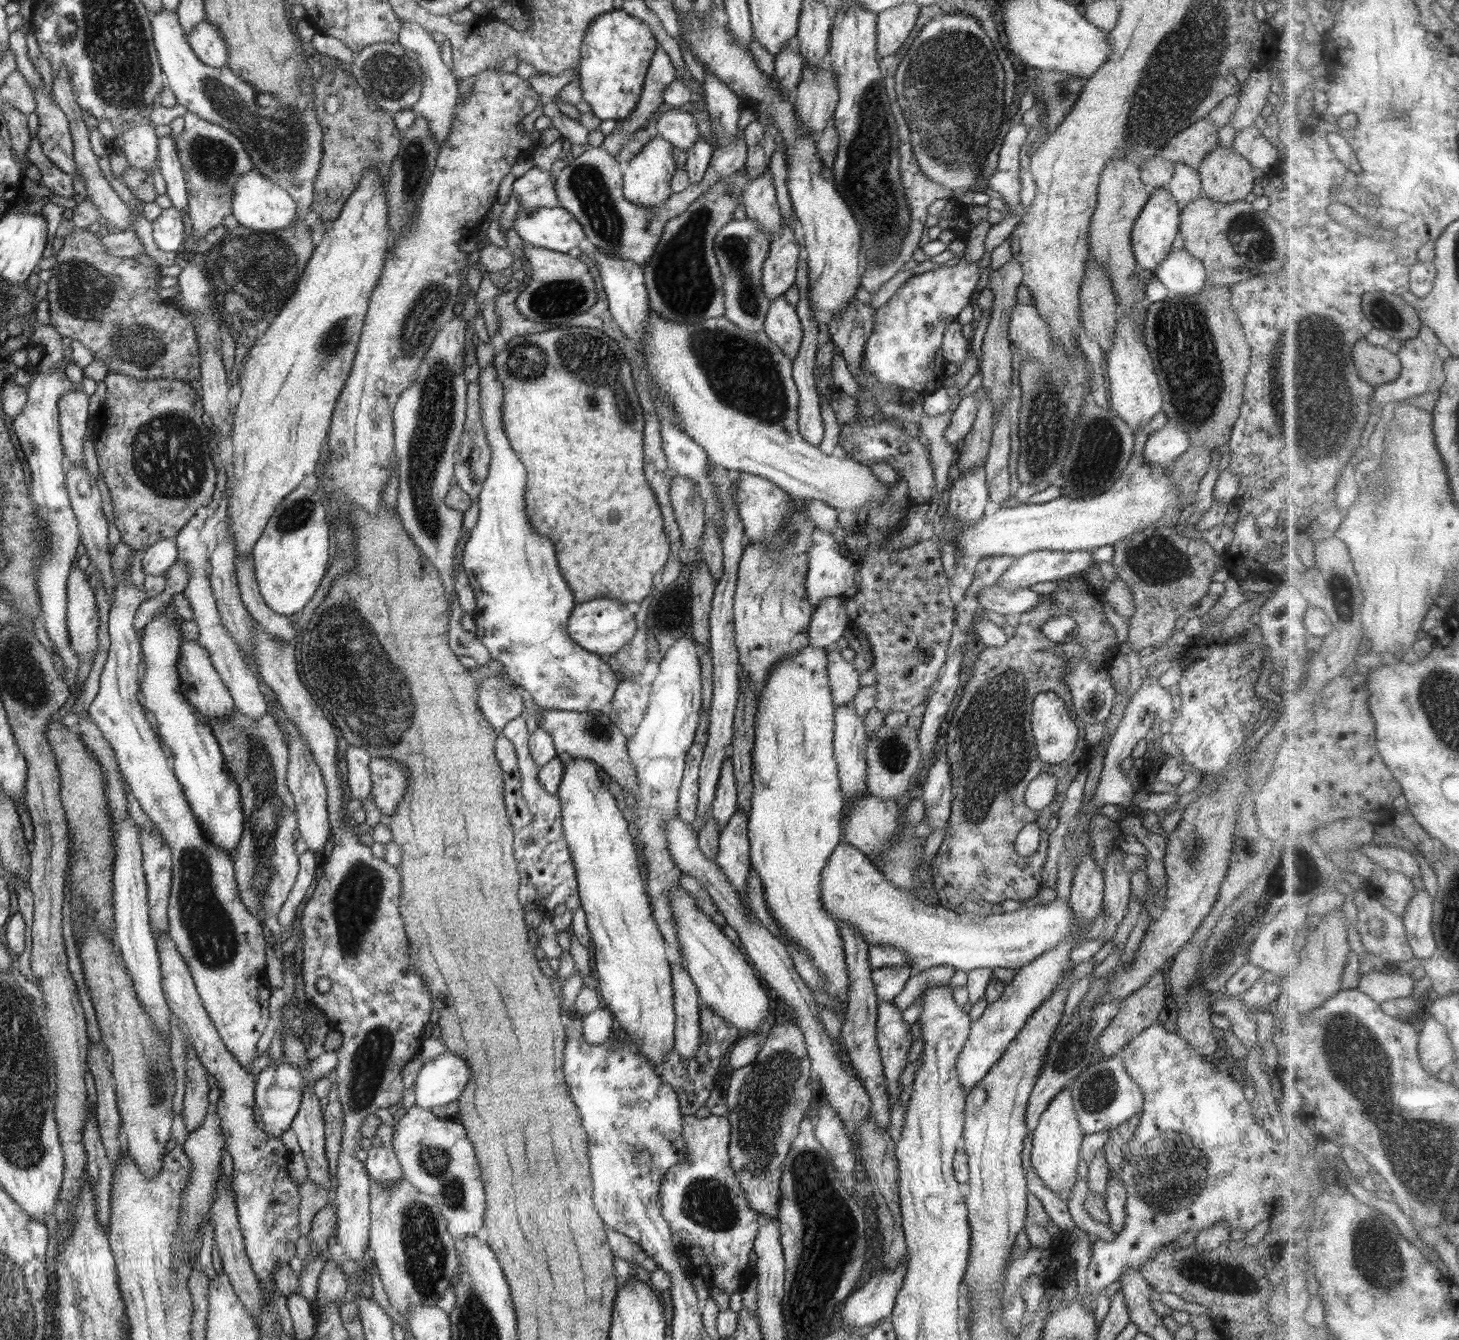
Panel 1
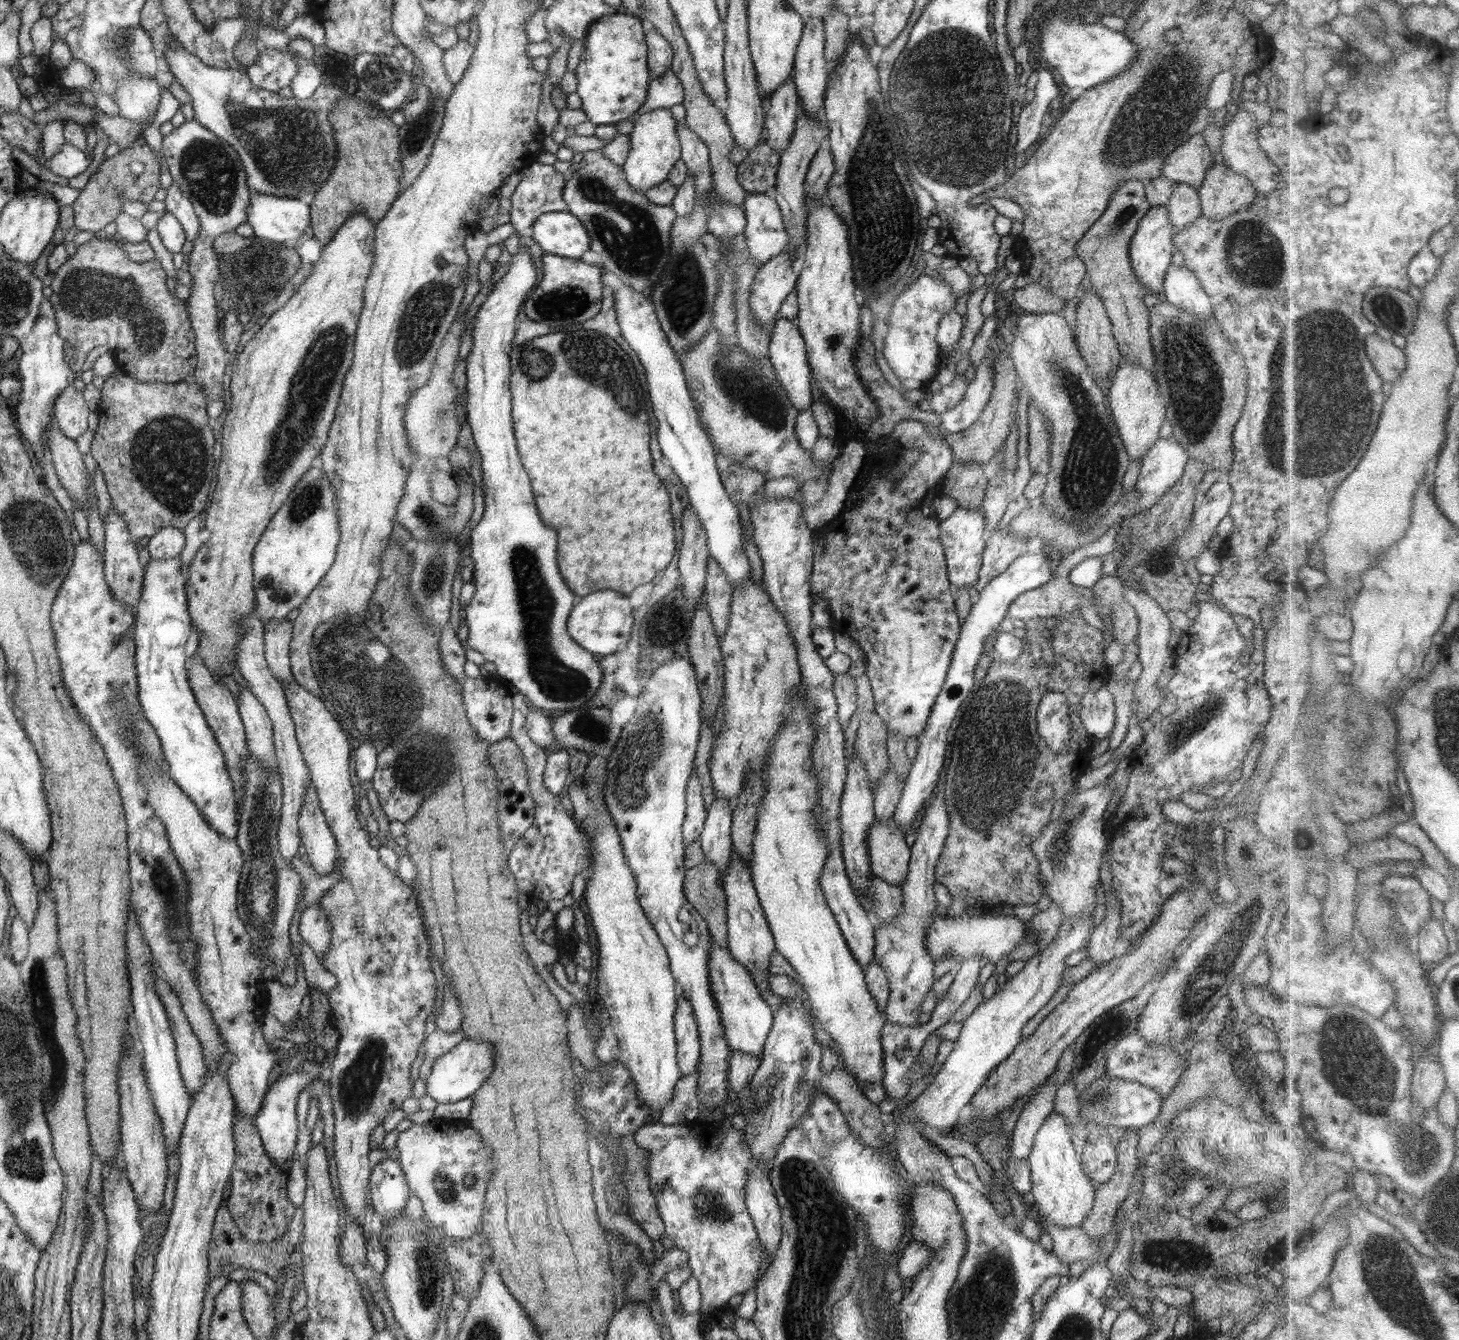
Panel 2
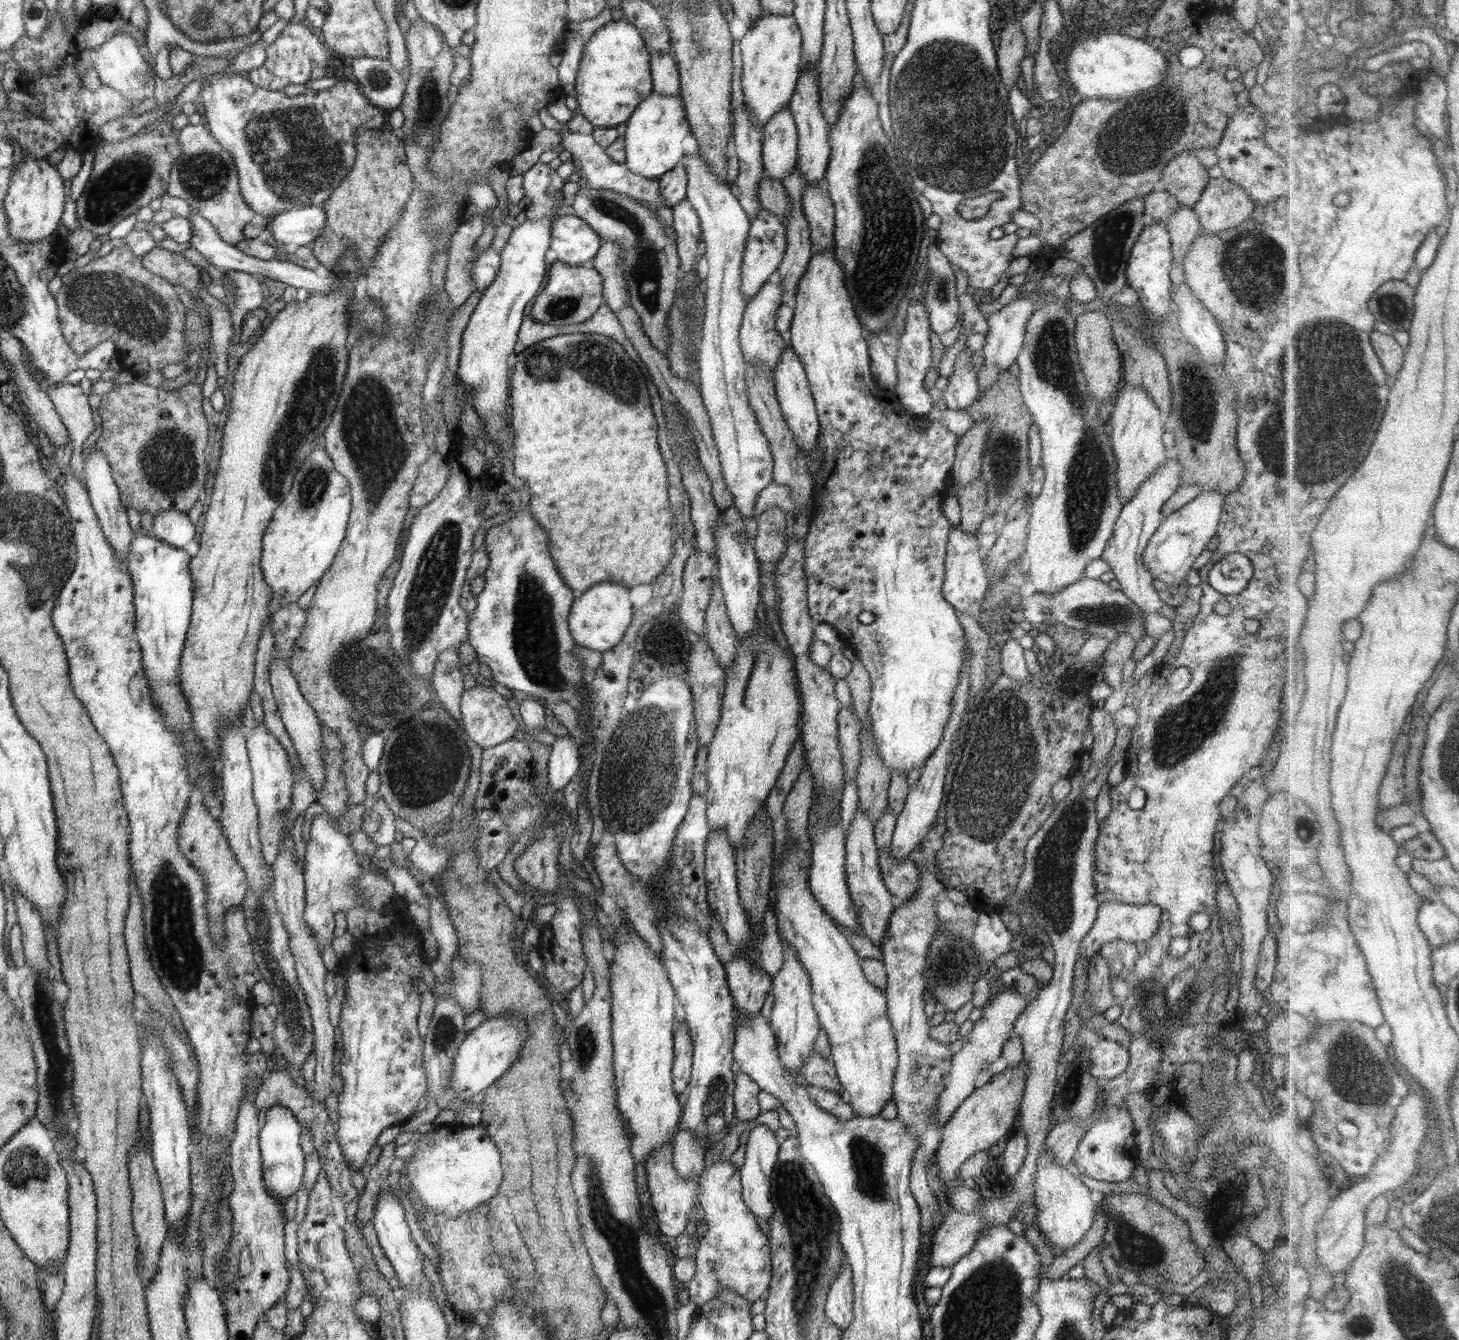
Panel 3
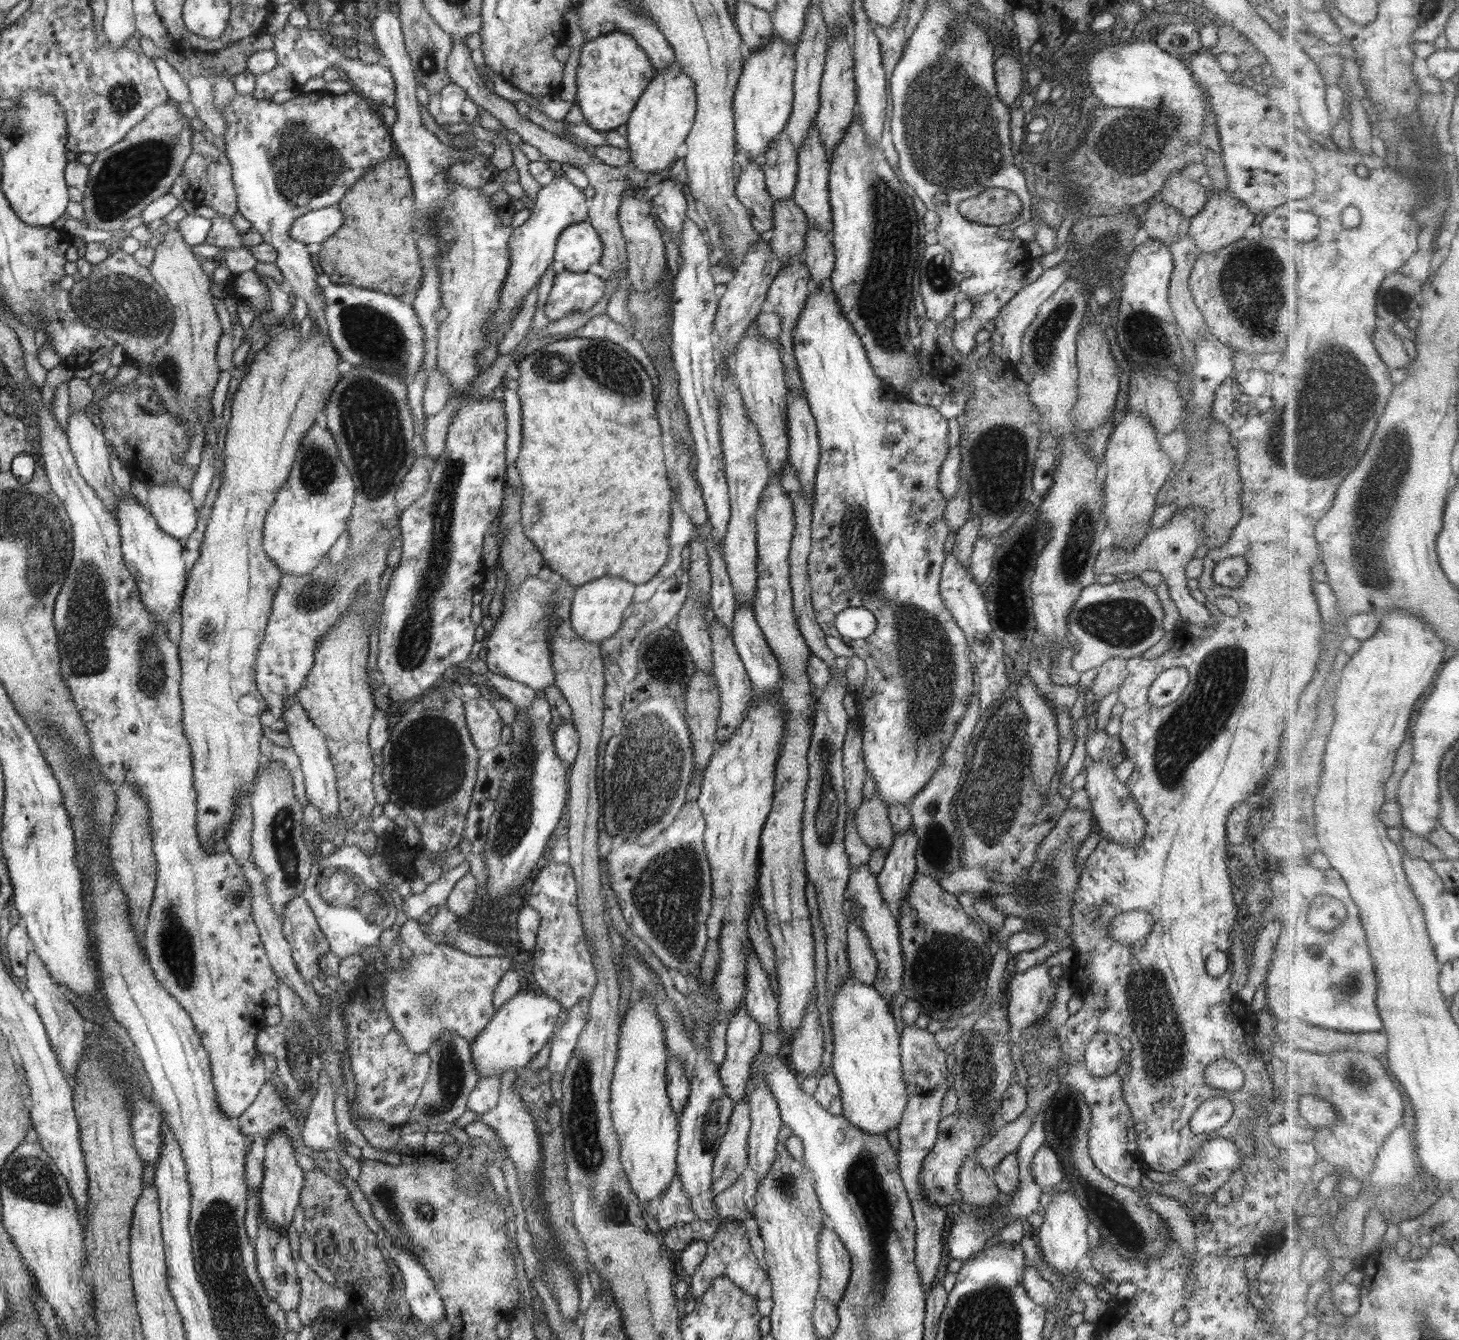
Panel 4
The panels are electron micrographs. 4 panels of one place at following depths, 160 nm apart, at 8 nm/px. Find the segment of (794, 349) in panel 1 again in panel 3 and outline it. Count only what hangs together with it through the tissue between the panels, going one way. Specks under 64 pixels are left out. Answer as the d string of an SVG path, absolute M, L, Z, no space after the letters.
M786 345L778 359L778 364L773 370L773 379L775 382L775 395L777 396L780 410L795 436L798 448L800 448L800 451L810 452L816 446L819 437L819 416L805 368L796 351L789 345Z

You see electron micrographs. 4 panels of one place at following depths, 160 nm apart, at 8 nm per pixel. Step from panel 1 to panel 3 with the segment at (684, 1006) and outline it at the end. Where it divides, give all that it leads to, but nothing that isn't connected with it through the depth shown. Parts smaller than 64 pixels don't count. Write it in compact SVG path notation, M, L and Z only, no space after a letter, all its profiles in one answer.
M688 1027L680 1028L677 1032L673 1033L673 1087L677 1092L686 1092L691 1077L692 1067L692 1044L691 1034L688 1032Z

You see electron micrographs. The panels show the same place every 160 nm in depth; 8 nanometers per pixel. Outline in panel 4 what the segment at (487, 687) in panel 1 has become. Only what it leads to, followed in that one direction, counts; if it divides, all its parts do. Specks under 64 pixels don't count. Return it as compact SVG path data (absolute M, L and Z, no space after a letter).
M480 695L465 704L465 716L474 744L480 752L492 750L500 743L500 732L505 725L488 698Z

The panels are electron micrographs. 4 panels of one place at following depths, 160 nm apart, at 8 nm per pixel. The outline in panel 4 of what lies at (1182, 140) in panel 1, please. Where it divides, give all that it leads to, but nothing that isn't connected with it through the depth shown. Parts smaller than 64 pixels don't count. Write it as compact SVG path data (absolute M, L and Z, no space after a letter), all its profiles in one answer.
M1181 172L1170 174L1160 192L1159 200L1177 208L1188 218L1196 216L1204 208L1209 195L1206 187L1200 185L1198 180L1189 179Z

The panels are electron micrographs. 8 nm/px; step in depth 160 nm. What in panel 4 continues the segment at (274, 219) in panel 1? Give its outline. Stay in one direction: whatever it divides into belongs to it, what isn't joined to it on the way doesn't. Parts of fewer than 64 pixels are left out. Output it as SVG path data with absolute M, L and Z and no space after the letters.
M336 204L302 215L294 222L290 235L294 240L300 240L306 245L321 245L326 239L336 234L344 222L344 216Z

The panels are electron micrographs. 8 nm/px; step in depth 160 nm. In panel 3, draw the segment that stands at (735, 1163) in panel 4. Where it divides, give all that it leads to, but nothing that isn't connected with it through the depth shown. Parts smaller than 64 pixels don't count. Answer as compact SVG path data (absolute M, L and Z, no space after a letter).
M735 1068L735 1087L733 1099L735 1104L734 1122L750 1122L762 1112L758 1105L758 1092L761 1088L740 1068Z

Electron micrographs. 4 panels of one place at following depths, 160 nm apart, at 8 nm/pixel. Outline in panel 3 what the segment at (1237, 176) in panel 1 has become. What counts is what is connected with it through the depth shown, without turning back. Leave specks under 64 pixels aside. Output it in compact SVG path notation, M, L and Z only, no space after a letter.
M1222 176L1208 181L1201 199L1193 206L1193 209L1198 215L1204 233L1219 233L1253 218L1255 207L1256 201L1247 193L1247 190L1244 190L1244 187Z

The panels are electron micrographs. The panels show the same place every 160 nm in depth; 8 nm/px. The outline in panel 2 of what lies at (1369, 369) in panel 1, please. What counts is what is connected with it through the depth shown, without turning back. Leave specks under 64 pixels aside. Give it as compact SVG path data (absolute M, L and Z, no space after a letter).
M1376 333L1369 336L1369 357L1376 364L1382 378L1394 384L1409 367L1407 349L1399 348L1391 339L1384 339Z

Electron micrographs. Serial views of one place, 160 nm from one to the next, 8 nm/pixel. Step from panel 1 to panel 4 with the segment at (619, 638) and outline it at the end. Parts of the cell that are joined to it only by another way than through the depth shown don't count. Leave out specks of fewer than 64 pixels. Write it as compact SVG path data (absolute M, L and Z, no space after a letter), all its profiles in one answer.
M604 576L600 580L593 580L577 587L571 600L570 620L571 627L578 637L586 642L600 645L602 641L617 634L623 625L624 615L631 609L634 588L635 584L618 576Z

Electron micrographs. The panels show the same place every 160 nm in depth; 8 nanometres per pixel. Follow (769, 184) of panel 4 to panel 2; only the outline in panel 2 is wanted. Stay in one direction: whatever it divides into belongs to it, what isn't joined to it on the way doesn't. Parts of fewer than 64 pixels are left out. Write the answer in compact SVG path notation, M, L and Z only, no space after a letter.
M786 80L782 86L776 88L776 92L770 96L764 133L766 140L776 154L782 154L788 146L792 132L796 124L799 107L798 94L792 80Z

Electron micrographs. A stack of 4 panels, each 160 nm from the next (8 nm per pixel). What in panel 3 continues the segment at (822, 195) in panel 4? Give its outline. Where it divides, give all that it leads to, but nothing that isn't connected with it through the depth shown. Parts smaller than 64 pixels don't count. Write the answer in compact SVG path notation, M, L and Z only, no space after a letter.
M808 69L800 73L800 78L796 84L795 92L789 101L789 109L792 111L796 126L797 126L797 165L802 171L803 178L807 180L807 185L810 183L820 182L825 178L828 168L831 146L829 143L830 126L824 118L820 106L820 96L818 84L818 69Z

